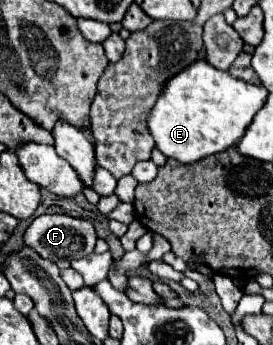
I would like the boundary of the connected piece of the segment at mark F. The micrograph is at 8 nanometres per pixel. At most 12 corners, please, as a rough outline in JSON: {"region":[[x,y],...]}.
{"region":[[39,215],[25,243],[51,261],[93,253],[95,227],[69,215]]}

